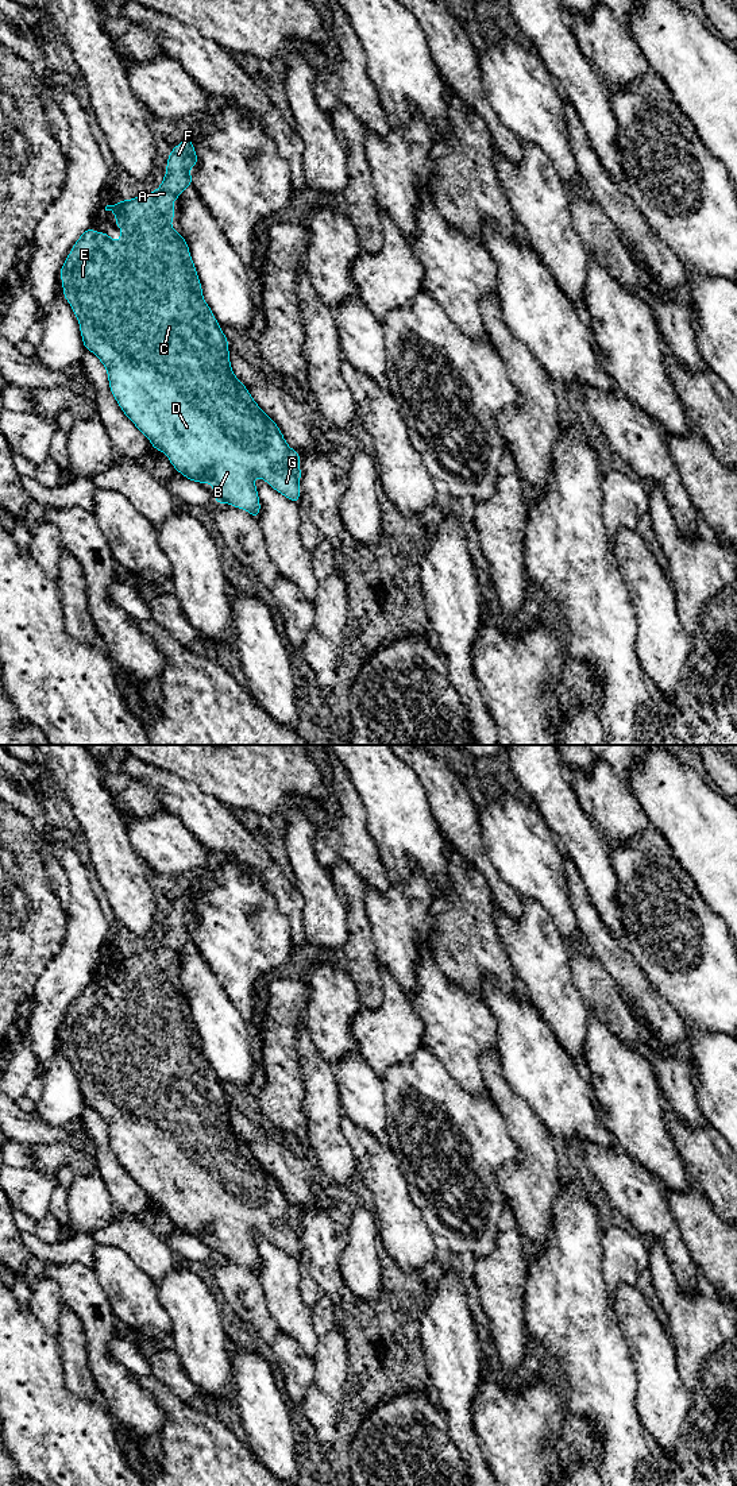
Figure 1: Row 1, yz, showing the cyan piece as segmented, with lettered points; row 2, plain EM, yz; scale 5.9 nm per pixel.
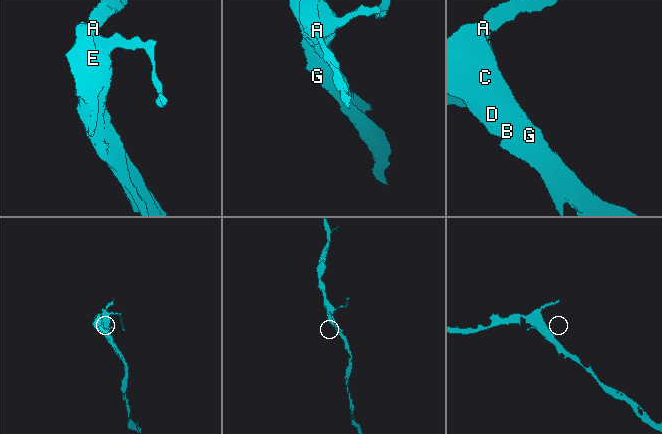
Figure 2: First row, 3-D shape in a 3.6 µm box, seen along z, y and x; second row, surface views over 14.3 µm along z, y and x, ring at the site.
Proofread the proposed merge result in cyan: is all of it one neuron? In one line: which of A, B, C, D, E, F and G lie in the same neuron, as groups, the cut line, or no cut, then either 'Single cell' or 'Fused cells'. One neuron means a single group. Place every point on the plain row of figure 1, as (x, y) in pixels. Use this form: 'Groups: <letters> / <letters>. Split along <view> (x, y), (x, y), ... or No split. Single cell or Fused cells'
Groups: A B C D E F G. No split. Single cell

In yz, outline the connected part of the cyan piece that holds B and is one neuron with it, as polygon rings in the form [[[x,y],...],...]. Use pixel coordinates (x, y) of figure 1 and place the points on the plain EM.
[[[186,892],[182,899],[177,900],[171,906],[167,914],[166,931],[155,947],[144,949],[132,956],[121,956],[116,961],[105,962],[105,966],[111,966],[116,970],[115,981],[123,985],[120,996],[113,997],[107,988],[97,989],[92,983],[89,983],[74,999],[73,1006],[69,1008],[58,1031],[62,1034],[63,1053],[73,1064],[74,1072],[80,1078],[84,1103],[92,1107],[107,1124],[111,1149],[116,1154],[124,1170],[151,1197],[154,1205],[167,1211],[173,1223],[186,1235],[196,1236],[202,1242],[211,1238],[212,1244],[216,1247],[216,1251],[213,1253],[216,1259],[229,1259],[238,1265],[247,1266],[258,1275],[261,1259],[256,1242],[254,1239],[255,1231],[267,1238],[283,1253],[292,1255],[296,1261],[300,1258],[300,1208],[293,1207],[288,1201],[275,1177],[258,1162],[247,1143],[232,1128],[228,1095],[221,1088],[220,1080],[202,1053],[201,1038],[193,1020],[188,999],[185,997],[182,989],[175,988],[170,981],[171,976],[177,970],[171,961],[175,954],[184,949],[186,942],[193,941],[190,923],[196,920],[198,920],[198,914],[194,907],[193,898]]]

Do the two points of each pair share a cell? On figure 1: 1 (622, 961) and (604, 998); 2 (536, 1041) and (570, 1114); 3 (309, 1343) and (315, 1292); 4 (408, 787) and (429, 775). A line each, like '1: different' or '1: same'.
1: different
2: same
3: different
4: different

